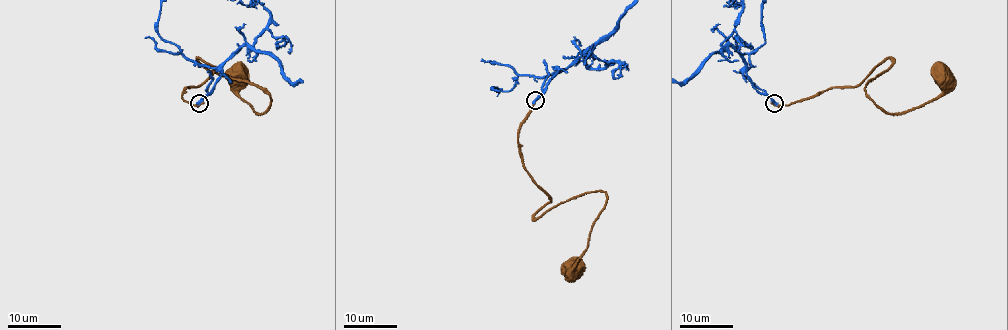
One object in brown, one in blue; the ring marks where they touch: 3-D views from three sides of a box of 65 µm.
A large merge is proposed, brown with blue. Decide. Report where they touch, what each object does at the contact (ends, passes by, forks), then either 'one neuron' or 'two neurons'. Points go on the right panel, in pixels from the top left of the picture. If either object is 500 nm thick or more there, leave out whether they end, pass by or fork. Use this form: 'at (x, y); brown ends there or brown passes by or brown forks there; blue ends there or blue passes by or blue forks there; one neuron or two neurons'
at (774, 103); brown ends there; blue ends there; two neurons

